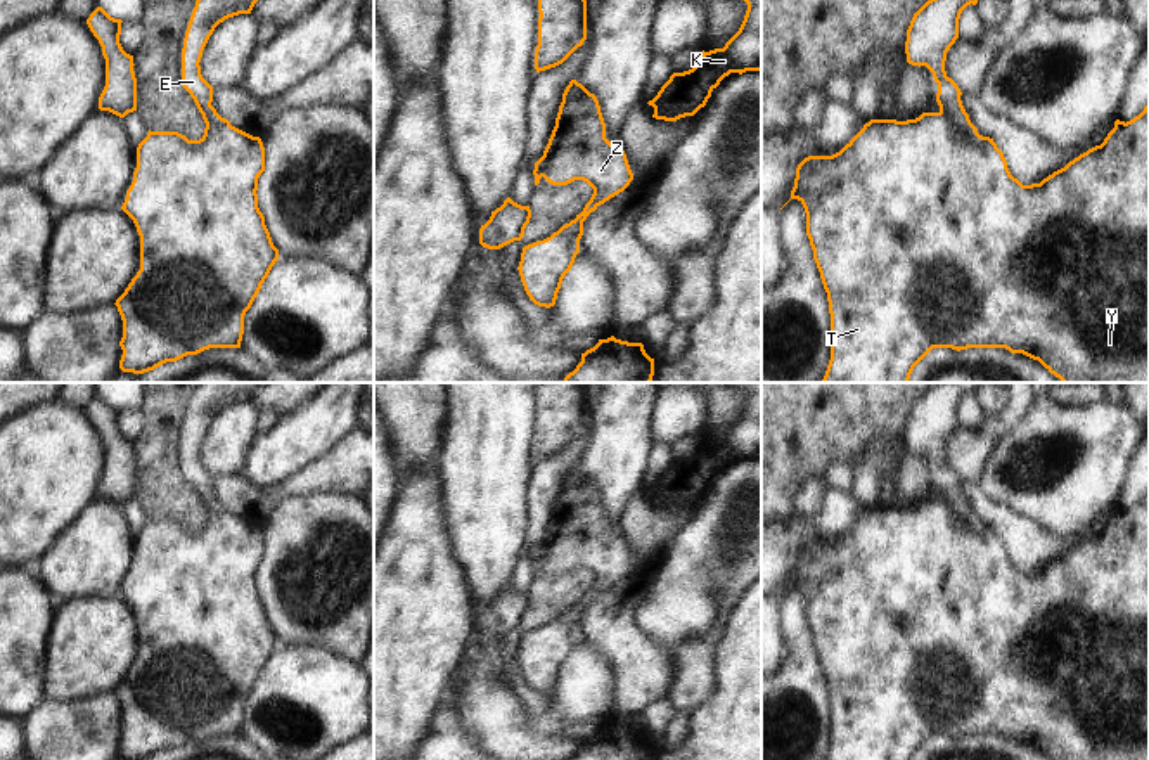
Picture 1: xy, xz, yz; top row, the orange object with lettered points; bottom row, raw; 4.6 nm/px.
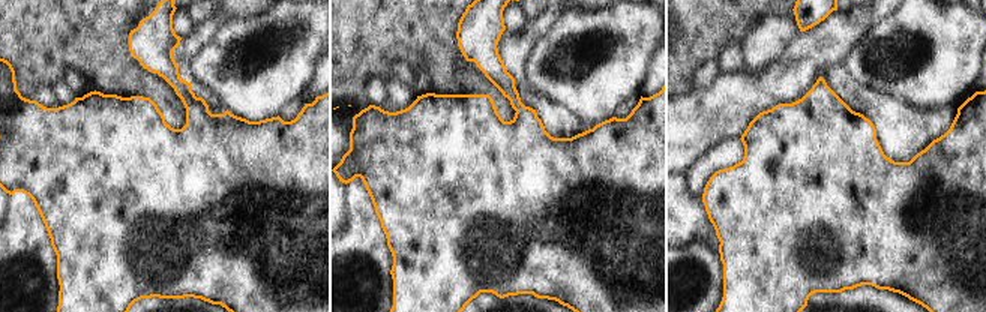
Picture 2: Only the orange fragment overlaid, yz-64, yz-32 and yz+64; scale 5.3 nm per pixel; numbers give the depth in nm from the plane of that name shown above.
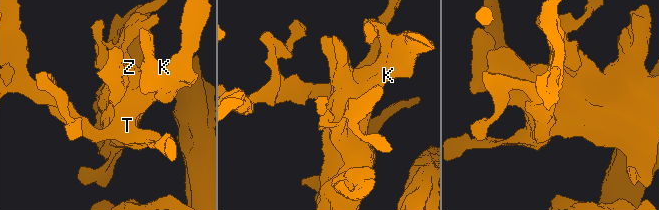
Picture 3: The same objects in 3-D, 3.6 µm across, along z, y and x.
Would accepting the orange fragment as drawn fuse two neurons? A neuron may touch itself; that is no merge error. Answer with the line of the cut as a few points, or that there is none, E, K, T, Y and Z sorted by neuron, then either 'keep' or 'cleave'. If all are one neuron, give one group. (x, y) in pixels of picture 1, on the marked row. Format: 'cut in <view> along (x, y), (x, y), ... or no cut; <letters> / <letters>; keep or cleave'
no cut; E K T Y Z; keep

